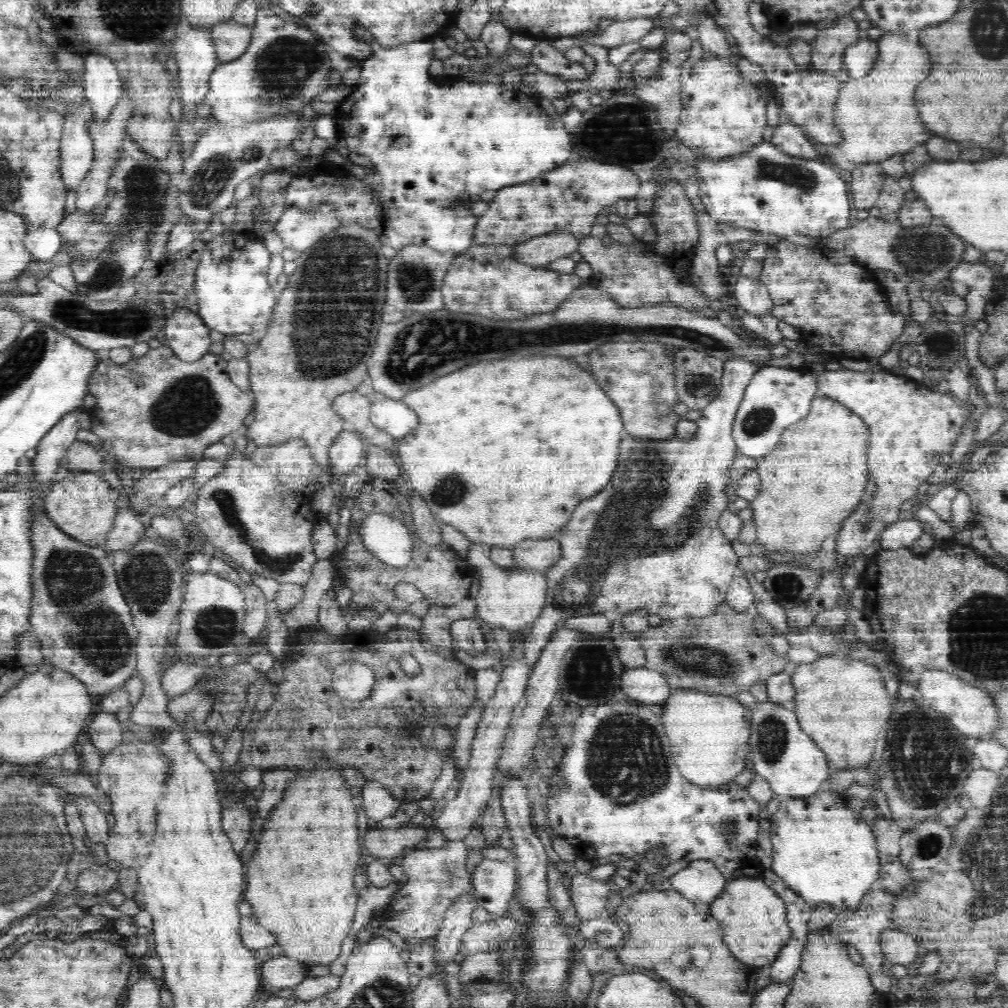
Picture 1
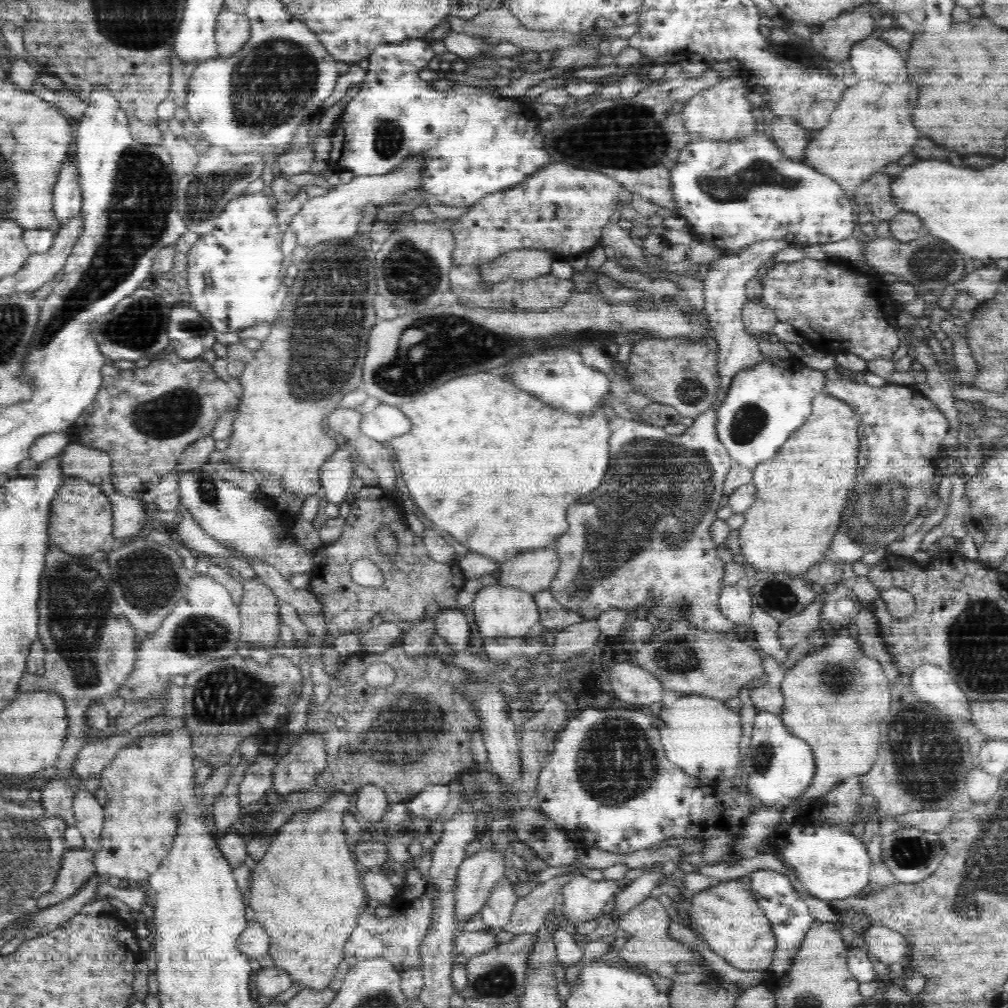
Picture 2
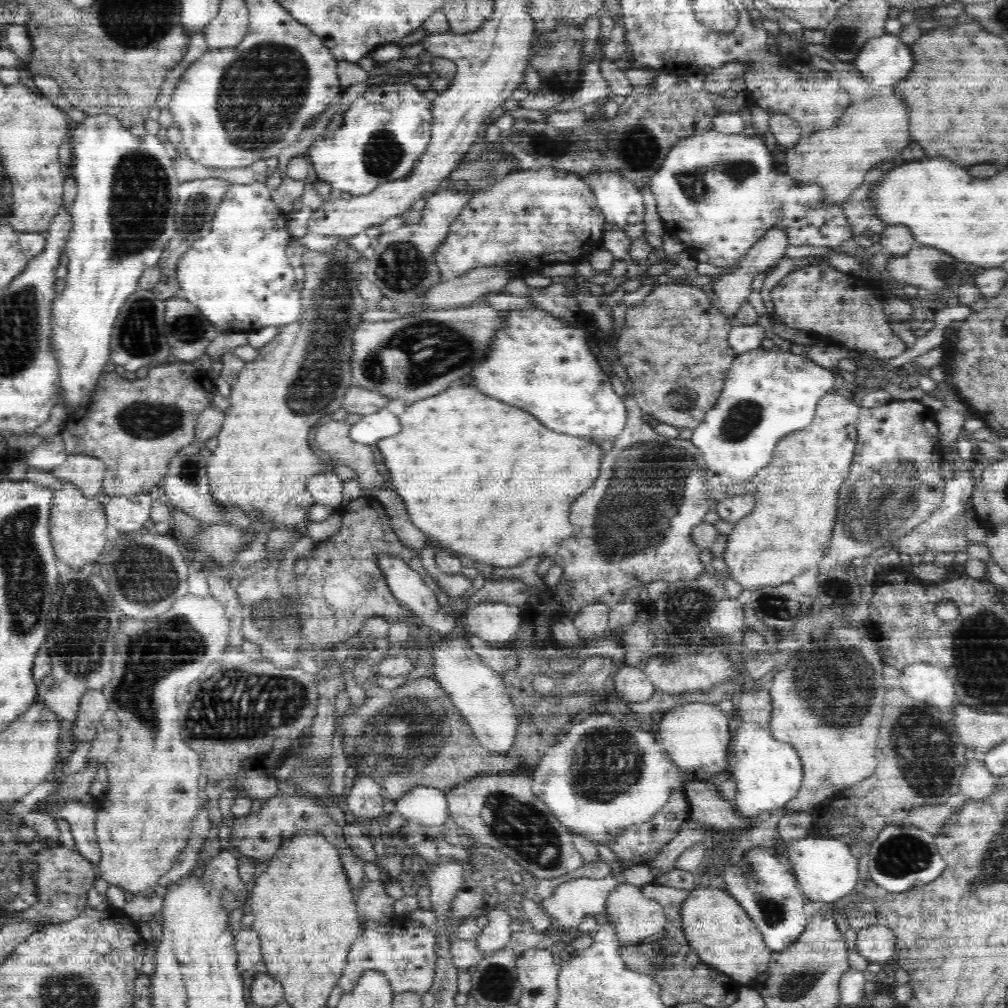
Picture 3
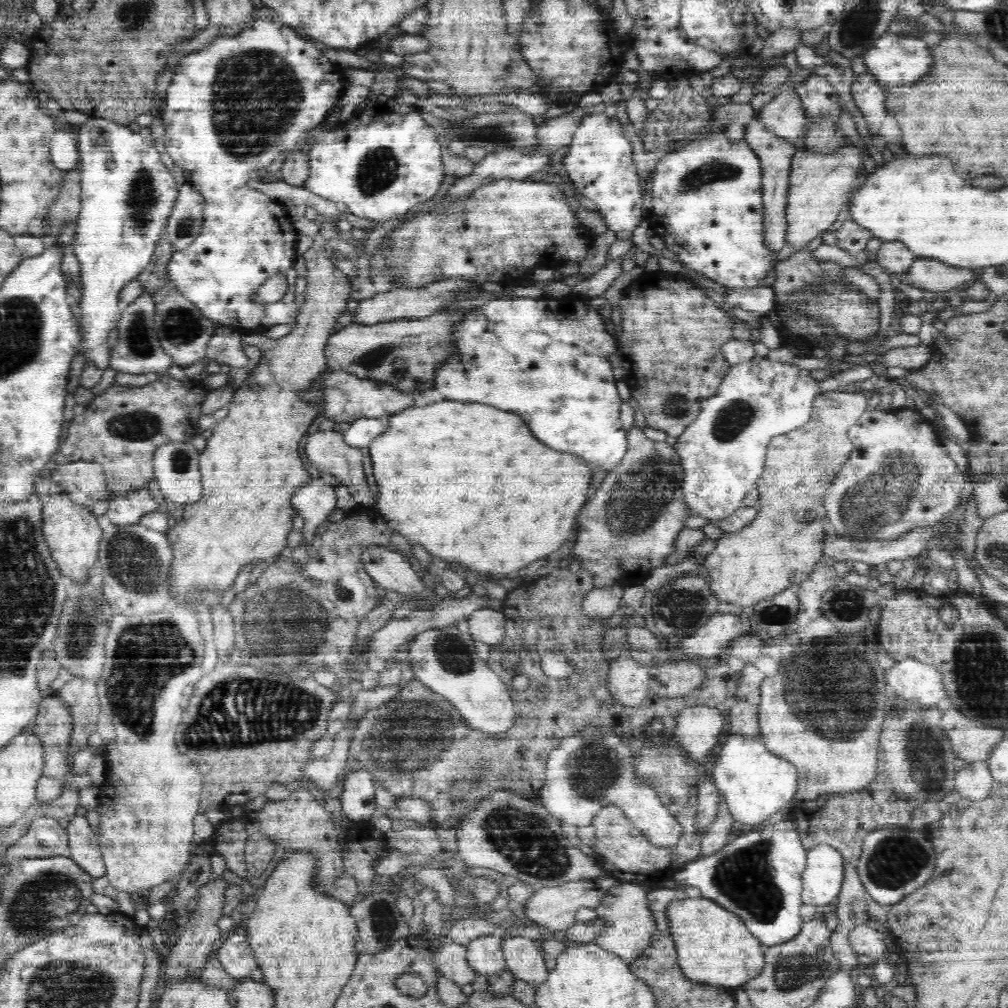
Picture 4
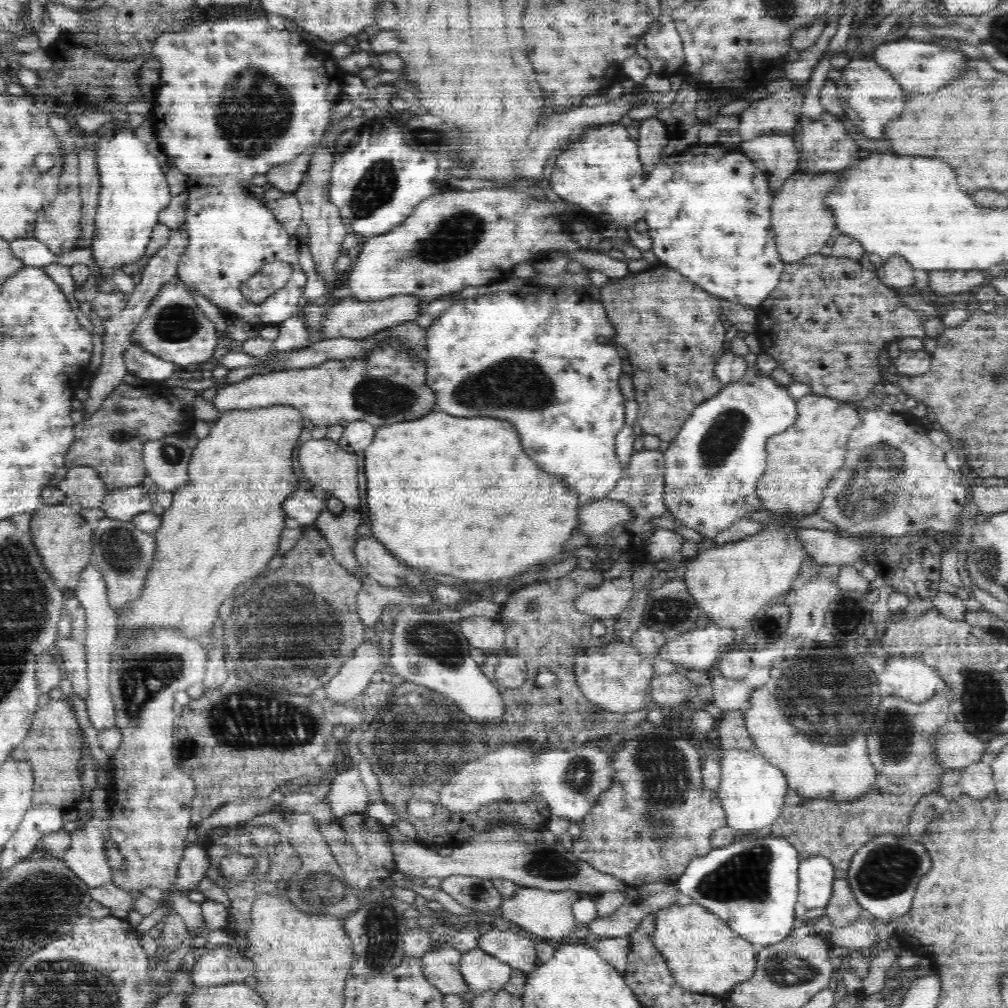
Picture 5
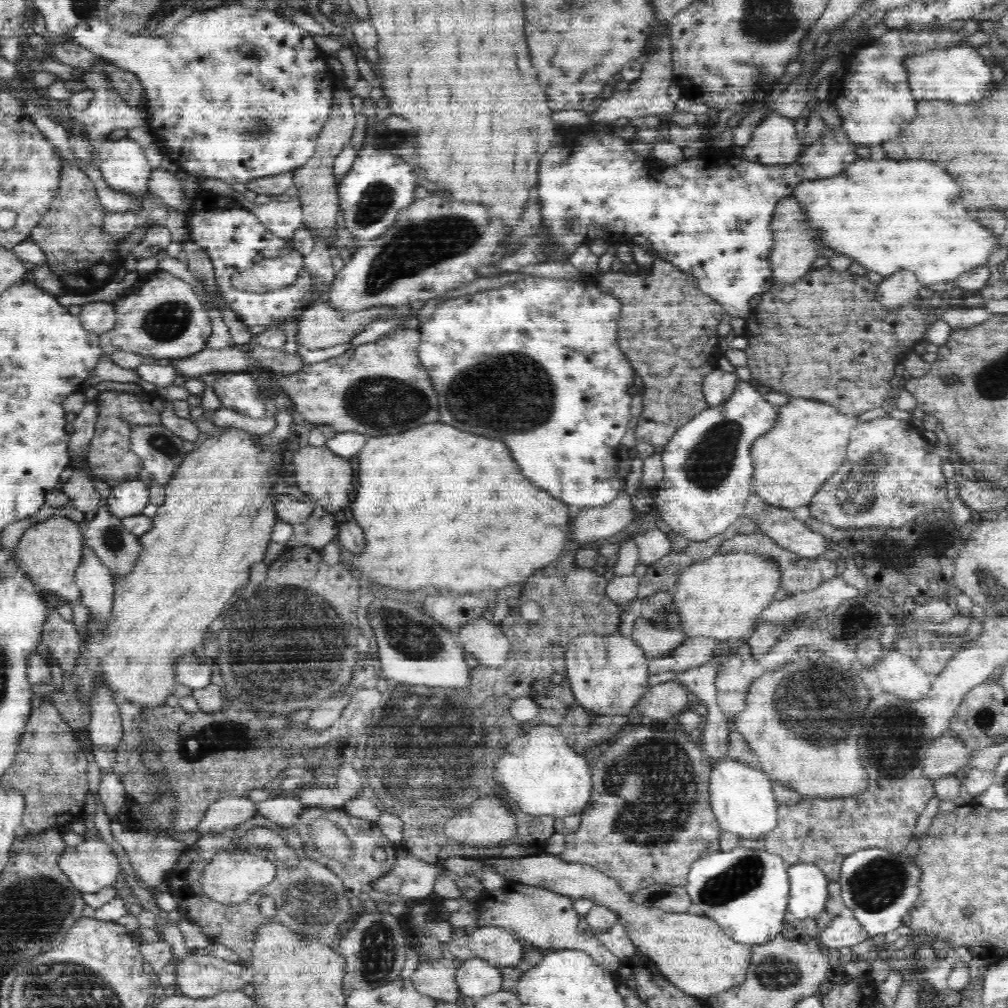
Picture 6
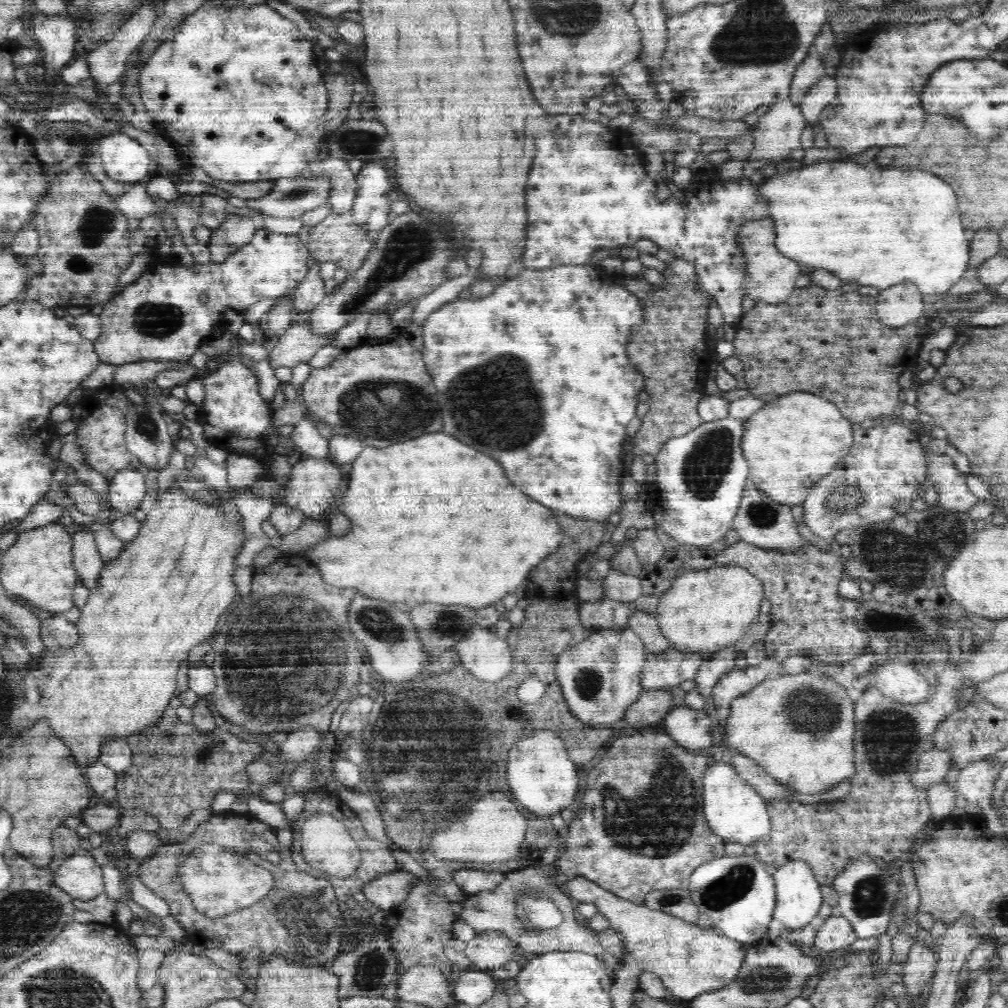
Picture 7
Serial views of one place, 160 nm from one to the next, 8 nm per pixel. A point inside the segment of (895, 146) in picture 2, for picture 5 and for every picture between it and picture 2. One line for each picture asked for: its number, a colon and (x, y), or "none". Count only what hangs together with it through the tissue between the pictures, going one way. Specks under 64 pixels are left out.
3: (839, 158)
4: (819, 182)
5: (802, 223)

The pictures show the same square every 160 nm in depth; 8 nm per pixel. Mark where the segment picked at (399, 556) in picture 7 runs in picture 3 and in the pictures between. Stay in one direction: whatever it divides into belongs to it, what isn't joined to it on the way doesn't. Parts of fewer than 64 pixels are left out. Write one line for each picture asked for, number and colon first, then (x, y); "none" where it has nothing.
3: (489, 479)
4: (467, 482)
5: (479, 510)
6: (439, 507)

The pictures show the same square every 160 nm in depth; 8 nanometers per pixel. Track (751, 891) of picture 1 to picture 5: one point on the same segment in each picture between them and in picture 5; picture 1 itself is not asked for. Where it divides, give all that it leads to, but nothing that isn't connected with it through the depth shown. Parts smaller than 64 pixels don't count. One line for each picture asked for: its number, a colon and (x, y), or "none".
2: (728, 917)
3: (717, 928)
4: (713, 944)
5: (705, 956)

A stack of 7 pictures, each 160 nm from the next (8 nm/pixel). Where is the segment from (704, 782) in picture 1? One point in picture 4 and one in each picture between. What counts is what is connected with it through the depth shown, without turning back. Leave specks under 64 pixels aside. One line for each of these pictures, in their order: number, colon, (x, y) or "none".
2: (701, 735)
3: (696, 735)
4: (698, 728)

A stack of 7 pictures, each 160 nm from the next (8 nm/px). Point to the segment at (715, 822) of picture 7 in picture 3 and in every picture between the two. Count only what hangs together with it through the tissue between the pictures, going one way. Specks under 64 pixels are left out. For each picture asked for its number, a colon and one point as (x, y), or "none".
3: (768, 774)
4: (755, 783)
5: (753, 792)
6: (743, 799)

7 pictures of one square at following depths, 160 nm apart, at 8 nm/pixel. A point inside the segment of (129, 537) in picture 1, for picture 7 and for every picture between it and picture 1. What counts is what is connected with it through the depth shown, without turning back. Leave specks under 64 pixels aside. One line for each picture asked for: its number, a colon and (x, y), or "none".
2: (129, 516)
3: (127, 514)
4: (128, 509)
5: (123, 505)
6: (128, 498)
7: (127, 490)

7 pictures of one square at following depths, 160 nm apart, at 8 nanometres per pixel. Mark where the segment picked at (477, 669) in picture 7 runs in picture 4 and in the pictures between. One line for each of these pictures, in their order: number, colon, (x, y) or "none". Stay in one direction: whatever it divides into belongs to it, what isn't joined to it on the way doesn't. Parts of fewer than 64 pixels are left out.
4: (487, 626)
5: (485, 634)
6: (481, 637)

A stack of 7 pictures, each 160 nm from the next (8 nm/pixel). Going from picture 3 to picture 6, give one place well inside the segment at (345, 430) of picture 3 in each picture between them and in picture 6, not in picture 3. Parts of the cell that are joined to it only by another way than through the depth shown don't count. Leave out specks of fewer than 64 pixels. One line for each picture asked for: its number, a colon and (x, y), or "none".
4: (326, 450)
5: (329, 468)
6: (326, 478)

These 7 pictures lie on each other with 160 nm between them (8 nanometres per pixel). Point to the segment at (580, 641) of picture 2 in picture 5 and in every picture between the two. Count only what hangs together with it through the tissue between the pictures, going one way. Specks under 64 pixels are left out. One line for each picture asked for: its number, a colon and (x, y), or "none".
3: (592, 622)
4: (599, 604)
5: (610, 598)

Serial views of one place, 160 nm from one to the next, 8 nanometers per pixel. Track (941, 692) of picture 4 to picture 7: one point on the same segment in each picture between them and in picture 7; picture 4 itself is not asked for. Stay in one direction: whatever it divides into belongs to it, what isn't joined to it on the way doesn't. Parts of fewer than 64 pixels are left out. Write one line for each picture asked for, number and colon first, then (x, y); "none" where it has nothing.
5: (910, 678)
6: (902, 676)
7: (902, 682)

